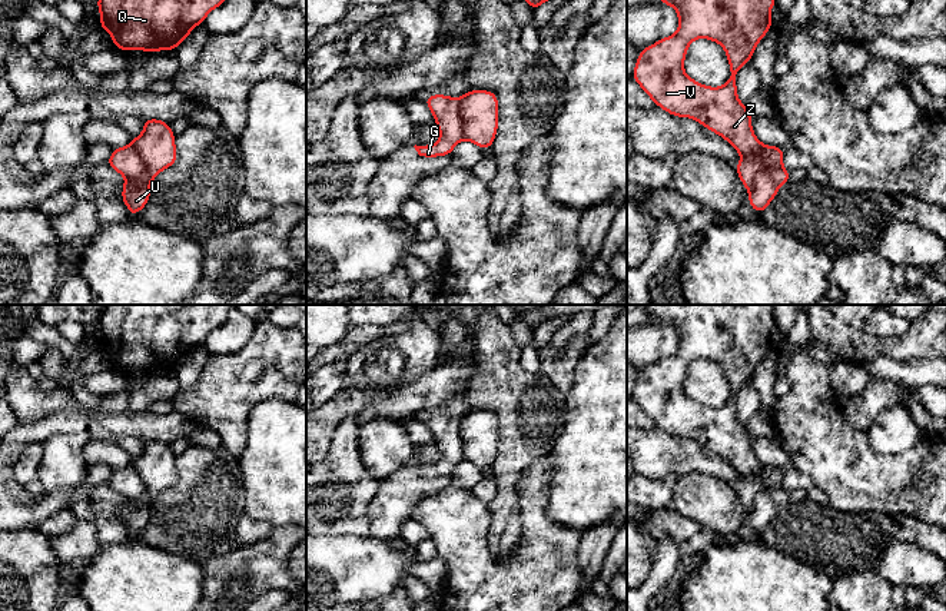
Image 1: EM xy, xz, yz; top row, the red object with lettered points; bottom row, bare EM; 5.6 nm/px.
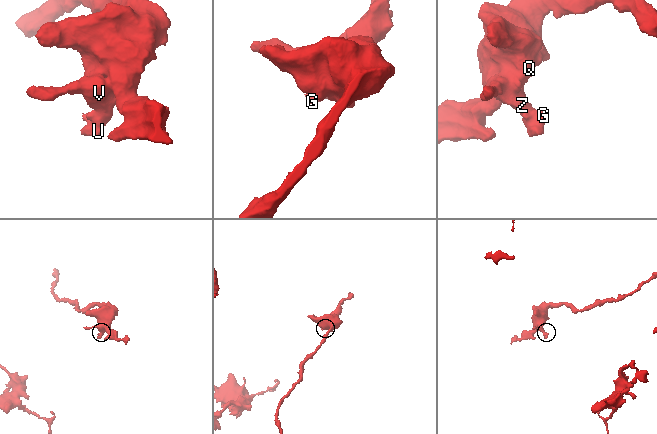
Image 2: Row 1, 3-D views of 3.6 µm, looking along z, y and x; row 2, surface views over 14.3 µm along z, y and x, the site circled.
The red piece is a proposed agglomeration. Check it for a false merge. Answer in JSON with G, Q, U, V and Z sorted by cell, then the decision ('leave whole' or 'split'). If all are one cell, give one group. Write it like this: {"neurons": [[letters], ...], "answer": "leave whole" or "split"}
{"neurons": [["G"], ["Q", "U", "V", "Z"]], "answer": "split"}

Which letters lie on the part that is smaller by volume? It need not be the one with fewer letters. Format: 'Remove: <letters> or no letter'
Remove: G

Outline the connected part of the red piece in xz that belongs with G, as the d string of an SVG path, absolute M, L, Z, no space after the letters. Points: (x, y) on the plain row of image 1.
M432 415L424 419L439 451L435 465L414 466L419 476L431 479L449 476L457 464L464 461L459 419L445 415Z

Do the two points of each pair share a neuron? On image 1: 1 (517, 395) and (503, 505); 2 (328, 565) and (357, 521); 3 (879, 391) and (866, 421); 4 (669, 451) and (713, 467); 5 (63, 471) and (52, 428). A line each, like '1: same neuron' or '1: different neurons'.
1: same neuron
2: different neurons
3: same neuron
4: same neuron
5: different neurons

